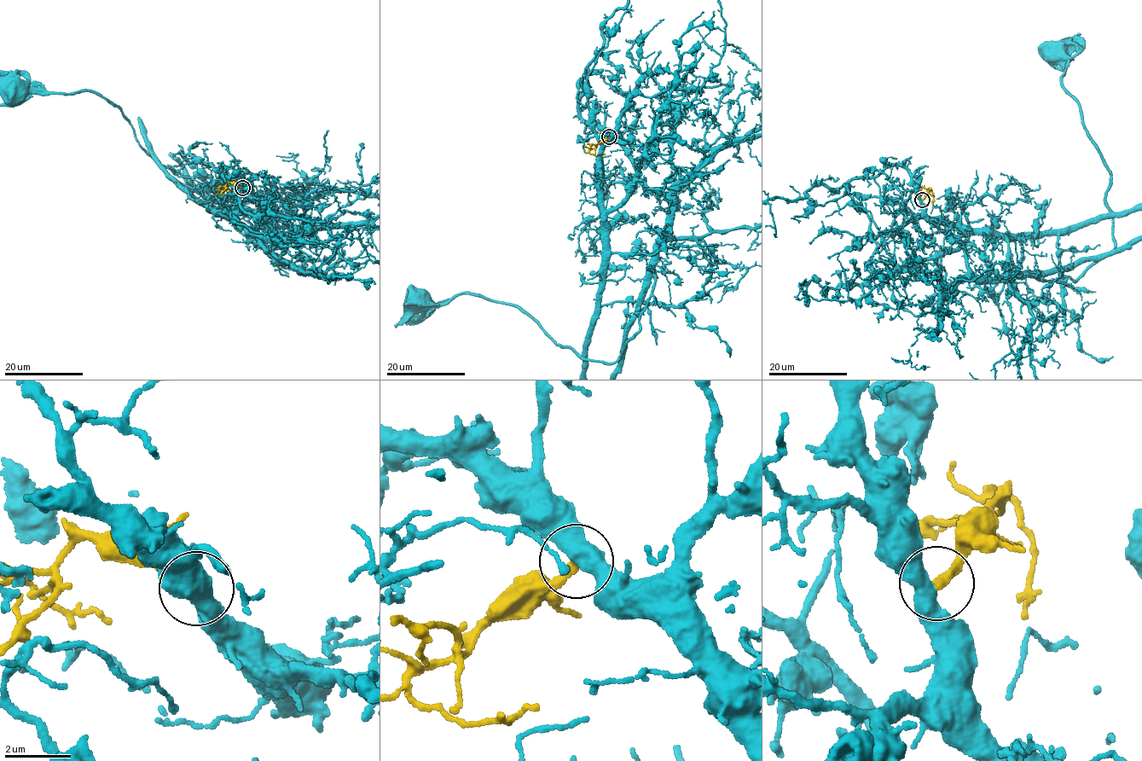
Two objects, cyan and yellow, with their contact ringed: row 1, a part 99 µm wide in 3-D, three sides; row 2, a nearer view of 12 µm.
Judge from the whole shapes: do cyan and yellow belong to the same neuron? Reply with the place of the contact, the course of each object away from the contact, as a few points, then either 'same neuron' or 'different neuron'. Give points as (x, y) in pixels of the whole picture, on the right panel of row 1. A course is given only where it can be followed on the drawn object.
at (922, 200); cyan runs (922, 200), (980, 275), (1046, 274), (1058, 266), (1060, 234), (1109, 217), (1110, 171), (1063, 85), (1057, 49); yellow runs (922, 200), (930, 190), (923, 188), (919, 191); different neuron

